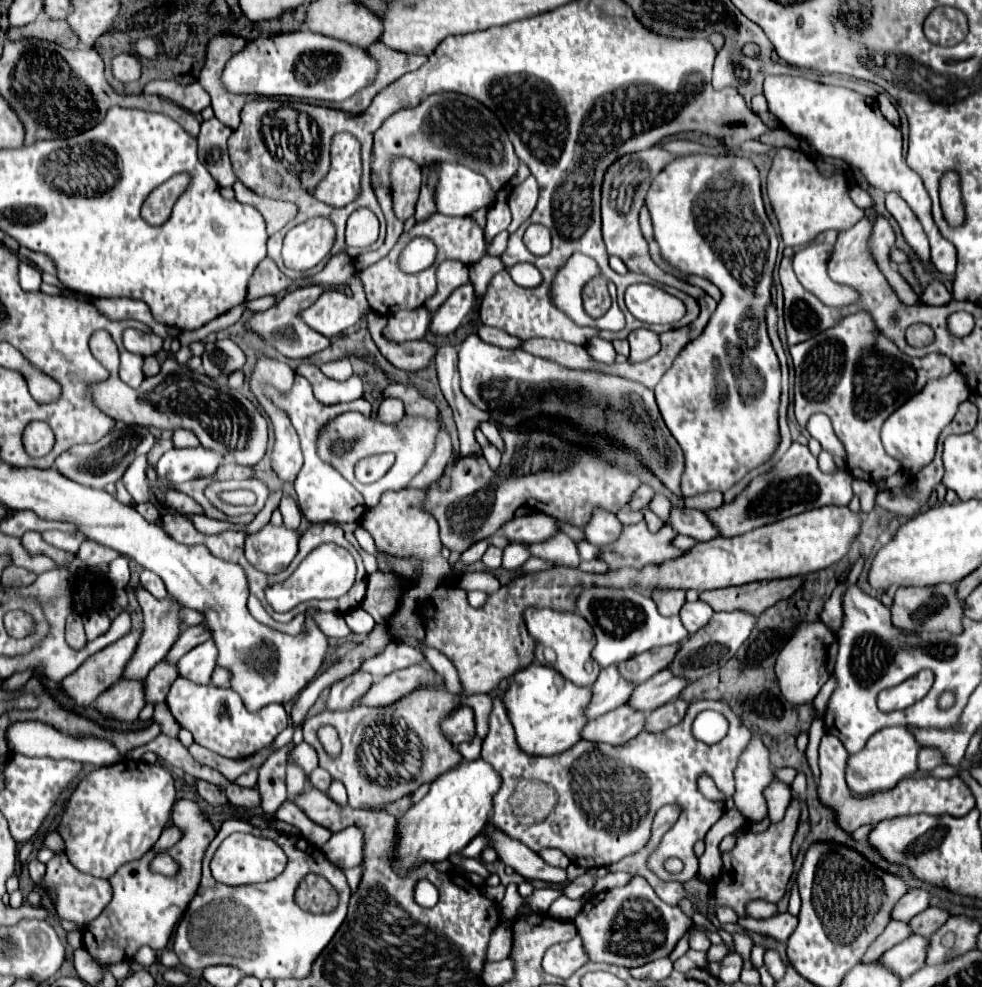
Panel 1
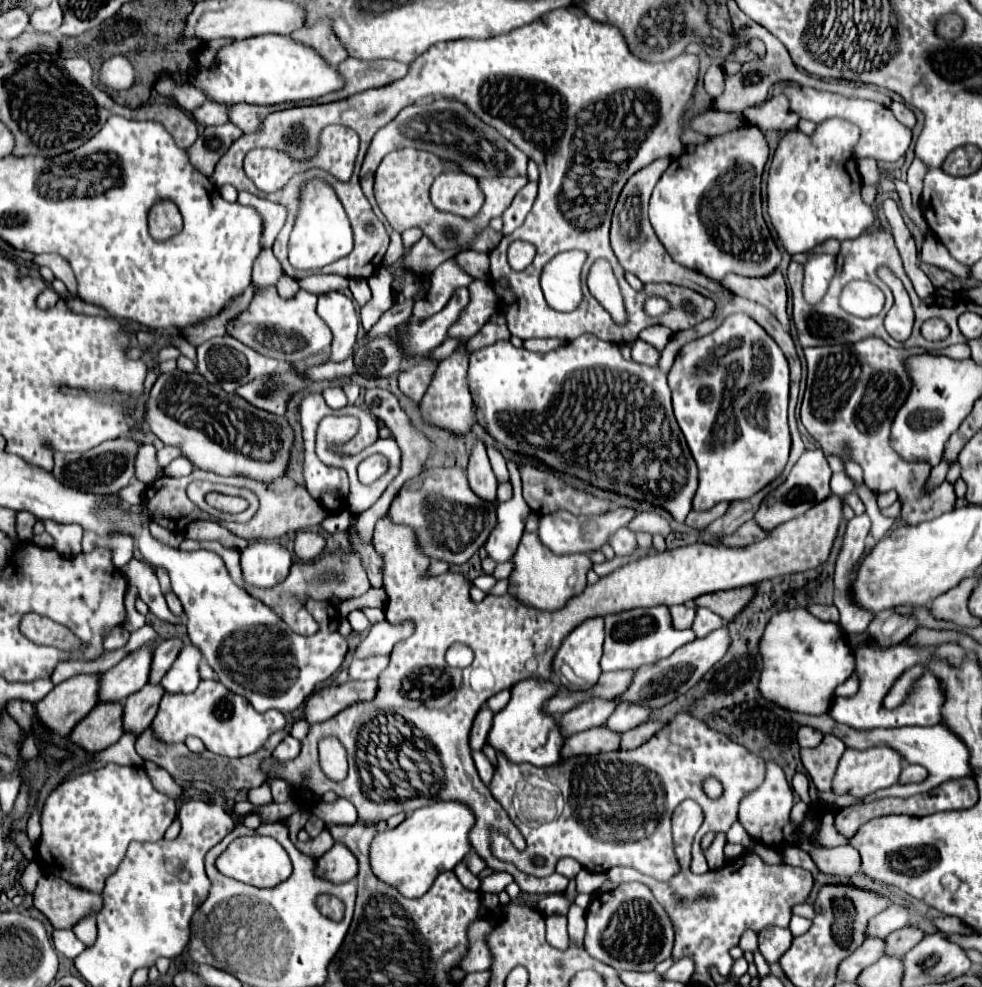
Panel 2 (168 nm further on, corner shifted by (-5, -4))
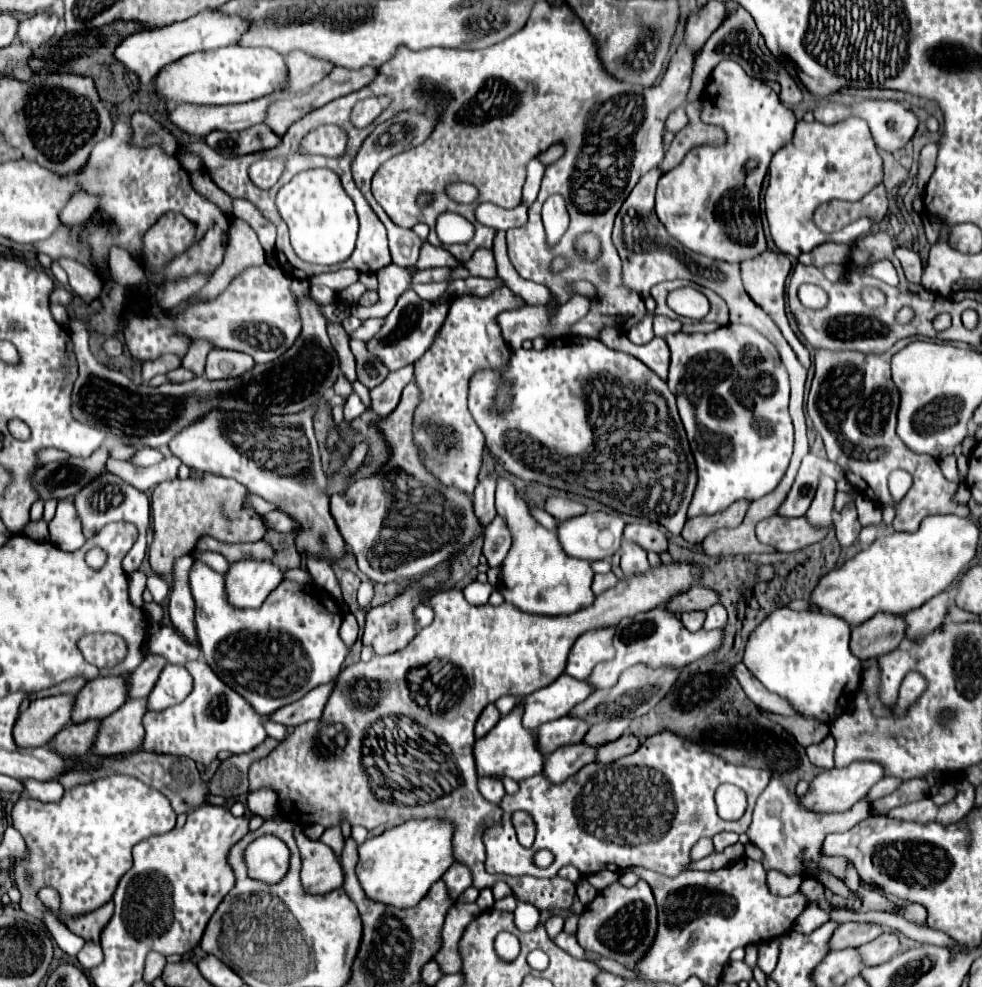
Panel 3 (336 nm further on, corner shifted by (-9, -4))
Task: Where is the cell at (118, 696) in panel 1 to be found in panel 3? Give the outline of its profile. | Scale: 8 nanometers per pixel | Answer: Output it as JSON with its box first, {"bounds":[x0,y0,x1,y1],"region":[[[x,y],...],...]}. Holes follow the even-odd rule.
{"bounds":[50,720,98,756],"region":[[[90,720],[84,724],[70,724],[64,730],[60,730],[52,742],[50,748],[56,754],[68,754],[68,756],[86,756],[92,752],[92,744],[98,730],[98,720]]]}

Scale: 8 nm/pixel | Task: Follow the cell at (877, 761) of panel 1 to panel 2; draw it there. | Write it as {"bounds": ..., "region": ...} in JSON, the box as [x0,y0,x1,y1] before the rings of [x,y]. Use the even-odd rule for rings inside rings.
{"bounds":[834,746,904,796],"region":[[[874,746],[866,750],[856,750],[856,748],[846,748],[838,772],[834,776],[834,792],[836,794],[852,794],[852,796],[868,796],[876,790],[890,788],[898,784],[900,772],[904,768],[904,758],[900,752],[896,752],[890,746]]]}

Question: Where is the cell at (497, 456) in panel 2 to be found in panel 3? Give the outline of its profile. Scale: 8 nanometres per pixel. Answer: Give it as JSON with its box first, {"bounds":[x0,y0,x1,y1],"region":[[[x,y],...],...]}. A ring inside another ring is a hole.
{"bounds":[496,480,596,616],"region":[[[498,480],[496,512],[502,516],[506,528],[512,534],[512,546],[502,562],[502,580],[498,584],[498,590],[508,604],[530,614],[560,616],[578,612],[580,608],[586,608],[590,602],[594,602],[596,596],[590,588],[594,572],[590,562],[568,556],[558,542],[558,534],[546,530],[532,518],[528,504],[516,494],[508,480]]]}

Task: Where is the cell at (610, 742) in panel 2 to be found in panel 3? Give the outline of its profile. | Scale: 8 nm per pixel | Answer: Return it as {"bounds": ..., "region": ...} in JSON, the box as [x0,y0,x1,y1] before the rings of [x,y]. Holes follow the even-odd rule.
{"bounds":[542,742,596,784],"region":[[[582,742],[562,746],[552,754],[548,754],[542,774],[546,774],[548,782],[562,784],[566,778],[574,776],[582,766],[594,762],[594,756],[596,756],[596,748],[586,746]]]}

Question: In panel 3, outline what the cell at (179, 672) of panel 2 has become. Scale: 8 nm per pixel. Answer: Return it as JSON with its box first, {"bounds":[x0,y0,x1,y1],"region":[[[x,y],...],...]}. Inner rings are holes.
{"bounds":[146,664,192,710],"region":[[[166,664],[158,676],[156,686],[148,694],[146,706],[148,710],[166,710],[170,706],[180,704],[192,690],[192,678],[182,666]]]}

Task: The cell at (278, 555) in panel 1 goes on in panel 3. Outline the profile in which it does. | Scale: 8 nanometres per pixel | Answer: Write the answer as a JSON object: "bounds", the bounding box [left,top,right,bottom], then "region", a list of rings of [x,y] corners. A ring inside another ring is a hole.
{"bounds":[226,560,282,608],"region":[[[242,560],[230,564],[226,578],[226,598],[236,608],[258,608],[282,582],[282,570],[272,562]]]}

